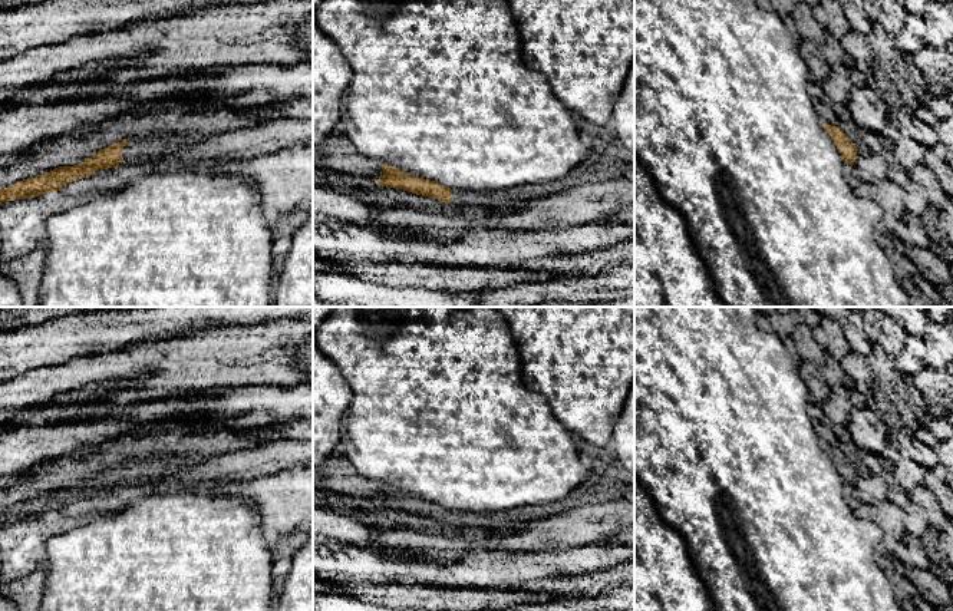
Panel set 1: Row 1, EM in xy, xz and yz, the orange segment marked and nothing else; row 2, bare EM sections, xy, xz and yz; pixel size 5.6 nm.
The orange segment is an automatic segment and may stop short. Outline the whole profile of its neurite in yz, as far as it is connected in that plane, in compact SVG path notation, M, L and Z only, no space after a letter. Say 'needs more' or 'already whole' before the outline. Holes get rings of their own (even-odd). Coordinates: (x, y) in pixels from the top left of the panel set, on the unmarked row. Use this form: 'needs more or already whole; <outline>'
already whole; M824 443L822 447L827 452L827 455L831 458L831 460L834 462L845 485L853 488L857 480L857 468L847 459L847 456L840 449L840 446L832 447Z

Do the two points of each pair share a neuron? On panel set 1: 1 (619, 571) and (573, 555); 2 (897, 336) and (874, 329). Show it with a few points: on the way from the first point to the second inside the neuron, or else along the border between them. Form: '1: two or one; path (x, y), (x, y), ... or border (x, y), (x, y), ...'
1: two; border (619, 564), (576, 575)
2: one; path (892, 336), (880, 334)

